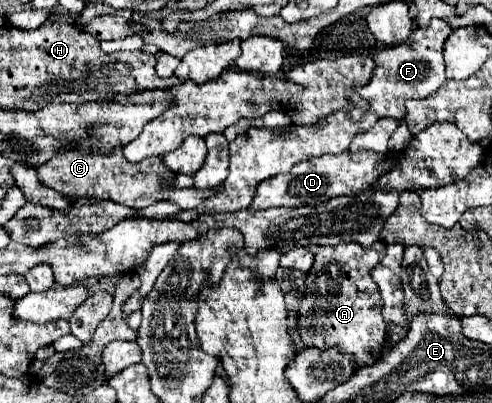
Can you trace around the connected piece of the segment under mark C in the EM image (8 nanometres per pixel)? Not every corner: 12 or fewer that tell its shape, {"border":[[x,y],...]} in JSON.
{"border":[[62,143],[34,165],[46,187],[144,209],[194,209],[216,189],[162,189],[160,157],[130,163]]}

